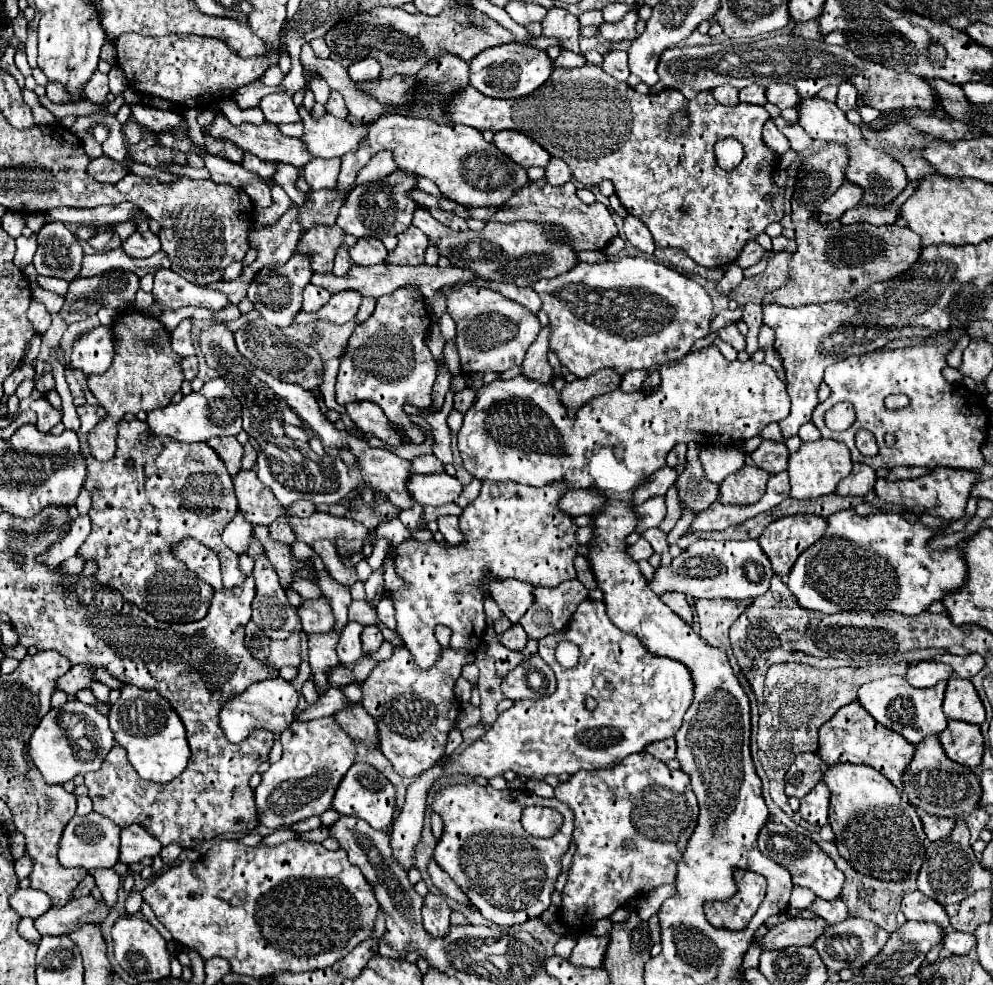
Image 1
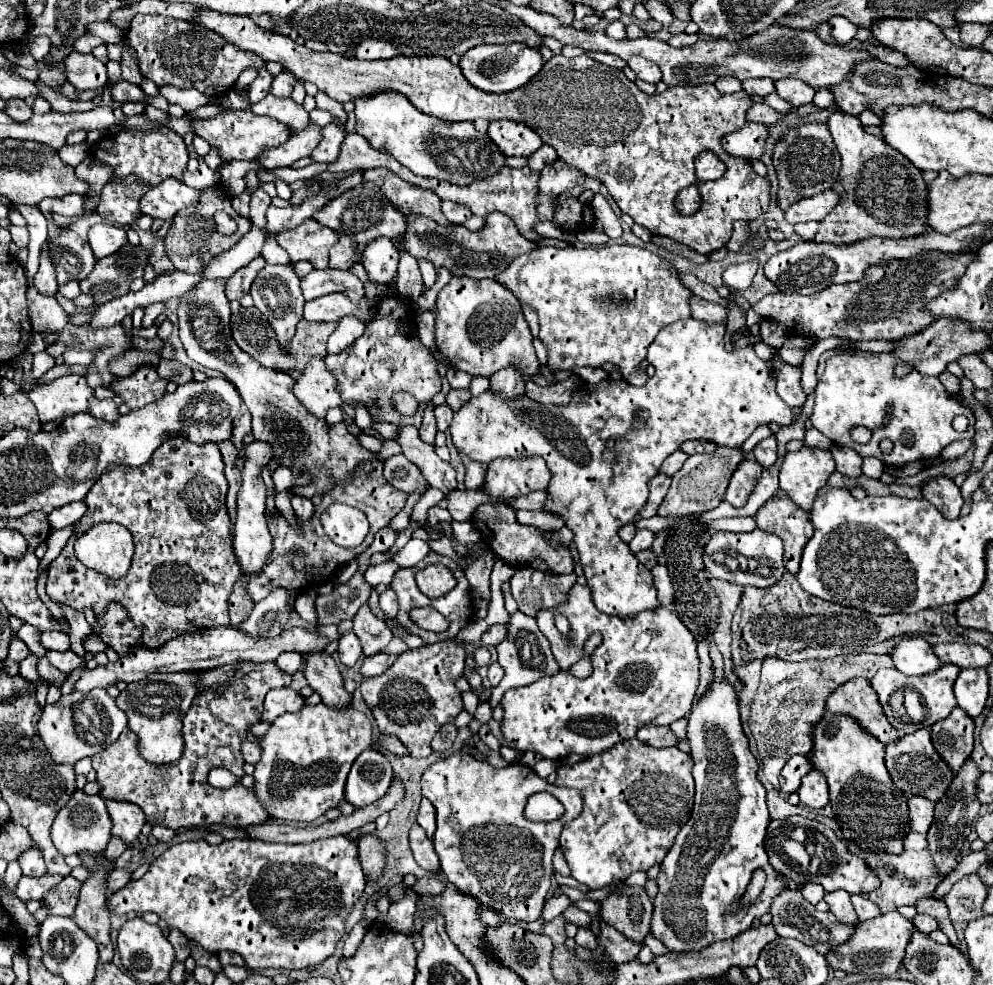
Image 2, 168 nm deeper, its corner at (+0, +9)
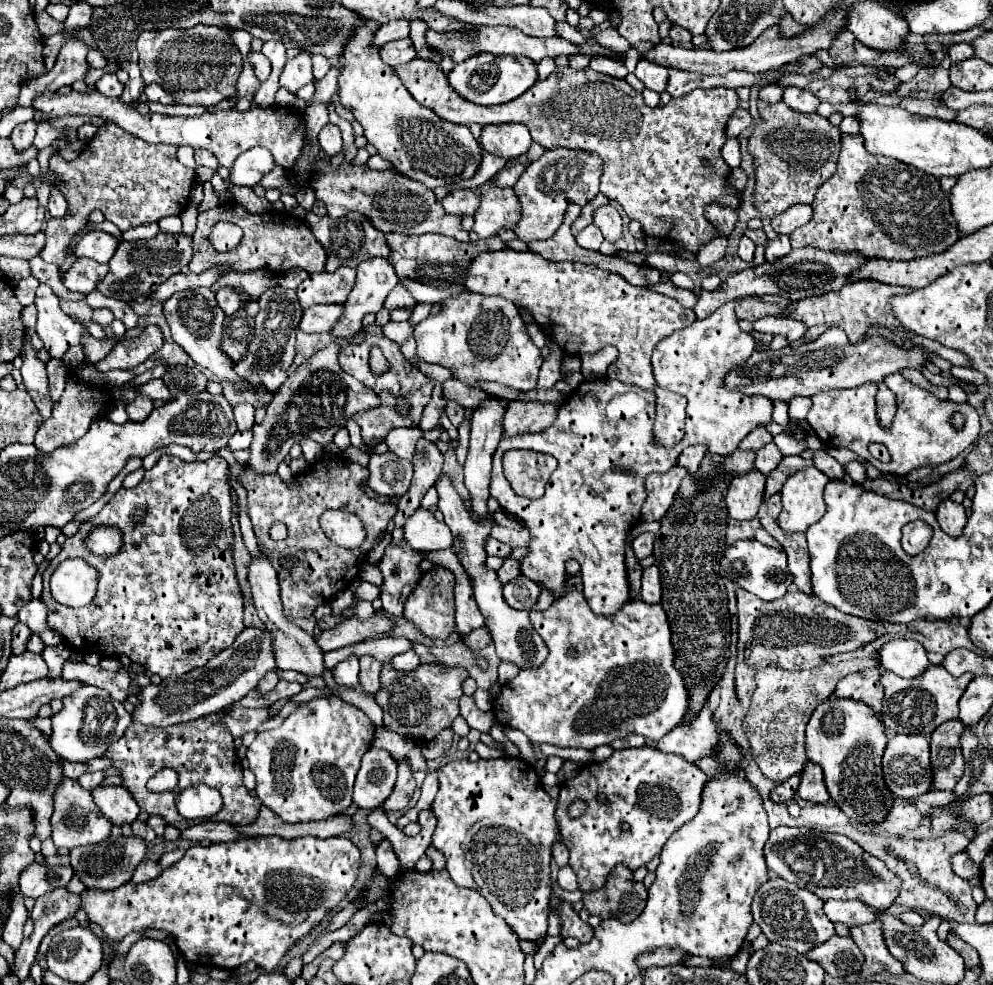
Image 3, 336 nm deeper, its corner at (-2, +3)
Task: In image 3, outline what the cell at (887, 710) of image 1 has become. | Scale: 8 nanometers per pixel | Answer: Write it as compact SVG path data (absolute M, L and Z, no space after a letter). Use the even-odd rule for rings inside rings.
M930 664L920 678L904 680L892 672L884 672L880 682L884 684L884 700L882 700L882 716L888 718L888 722L896 722L894 732L902 734L930 734L940 724L958 718L958 700L964 694L968 682L972 680L972 674L962 674L960 678L954 678L944 670L944 666Z

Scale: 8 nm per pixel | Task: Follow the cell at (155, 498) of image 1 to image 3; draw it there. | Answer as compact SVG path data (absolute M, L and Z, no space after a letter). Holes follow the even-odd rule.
M162 456L144 480L134 488L120 488L114 498L104 506L100 514L88 520L80 532L64 542L62 552L48 564L42 574L44 592L42 602L48 606L48 628L56 630L62 640L78 654L100 654L100 656L128 656L134 664L144 666L148 672L168 678L180 676L188 670L204 666L220 650L228 648L238 634L244 630L242 612L244 598L236 580L234 568L234 532L232 532L232 500L226 482L226 460L210 458L206 462L184 462L176 456ZM138 506L148 506L148 516L142 524L132 526L130 516ZM96 526L116 526L122 532L124 550L109 558L95 556L84 545L84 540ZM66 558L84 558L100 572L98 594L90 606L68 612L68 608L54 602L50 596L48 578L56 566Z

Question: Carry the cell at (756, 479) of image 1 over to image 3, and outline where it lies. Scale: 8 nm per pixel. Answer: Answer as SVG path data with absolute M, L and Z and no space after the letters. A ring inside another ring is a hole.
M758 470L734 478L726 492L726 506L730 518L734 520L752 520L758 514L758 508L764 500L766 476Z

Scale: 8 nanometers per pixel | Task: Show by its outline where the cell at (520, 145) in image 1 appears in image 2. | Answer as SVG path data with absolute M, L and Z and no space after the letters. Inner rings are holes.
M510 120L490 122L488 136L506 156L530 156L542 146L542 140L534 130Z

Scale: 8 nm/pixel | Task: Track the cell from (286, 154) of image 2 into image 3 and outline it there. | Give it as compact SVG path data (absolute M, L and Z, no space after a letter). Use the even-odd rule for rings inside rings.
M256 146L256 148L250 148L236 158L236 162L230 170L228 182L232 186L254 186L272 168L274 168L272 154L268 150Z

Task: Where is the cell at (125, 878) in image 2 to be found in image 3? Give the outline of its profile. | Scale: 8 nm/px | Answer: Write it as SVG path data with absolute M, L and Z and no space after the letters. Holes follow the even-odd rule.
M146 858L146 860L142 860L140 866L136 868L136 872L134 872L134 876L132 876L132 882L134 882L134 884L140 884L140 882L146 882L146 880L152 880L152 878L156 878L160 872L162 872L162 866L158 864L158 860Z

